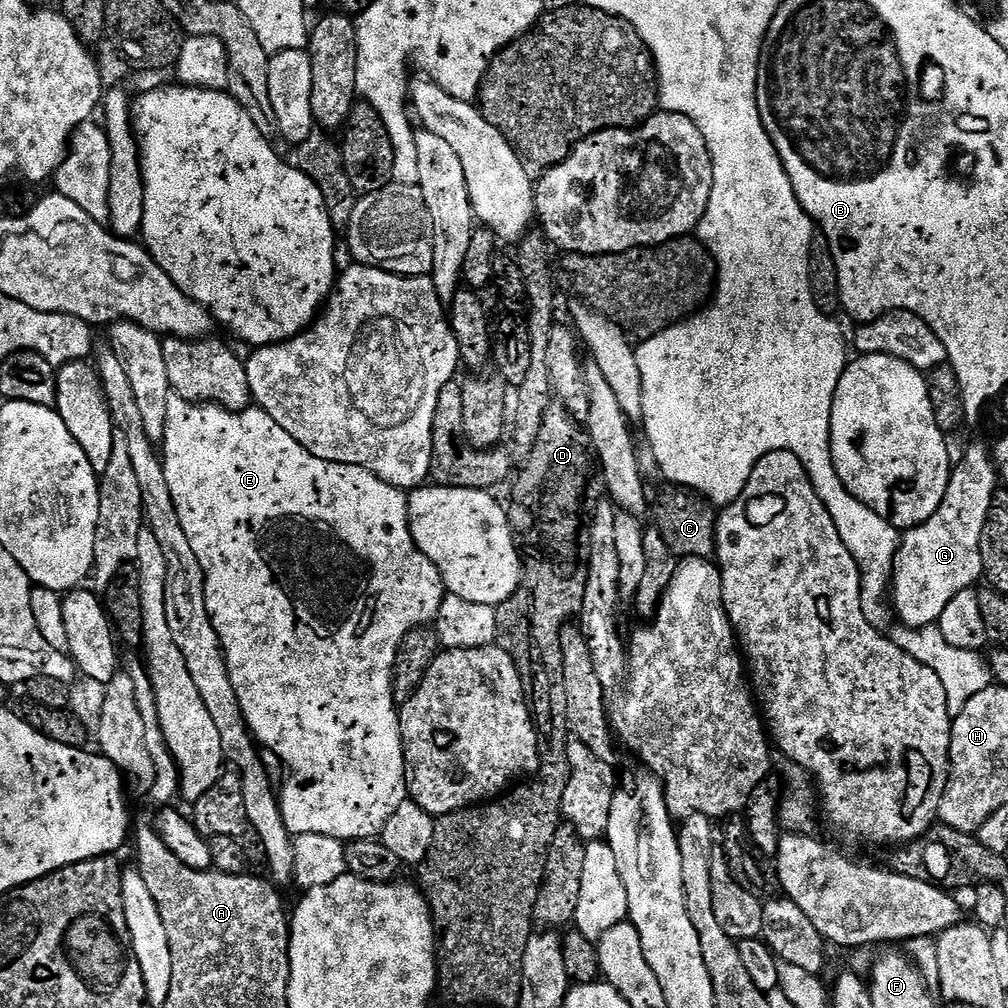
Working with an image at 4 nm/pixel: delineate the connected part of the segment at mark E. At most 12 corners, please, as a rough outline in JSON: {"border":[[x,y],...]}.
{"border":[[259,406],[165,430],[293,837],[409,799],[446,595],[408,497]]}

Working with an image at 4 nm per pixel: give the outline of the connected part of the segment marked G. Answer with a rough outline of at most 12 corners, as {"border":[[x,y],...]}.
{"border":[[991,451],[955,461],[942,506],[899,541],[890,608],[935,625],[983,577]]}

